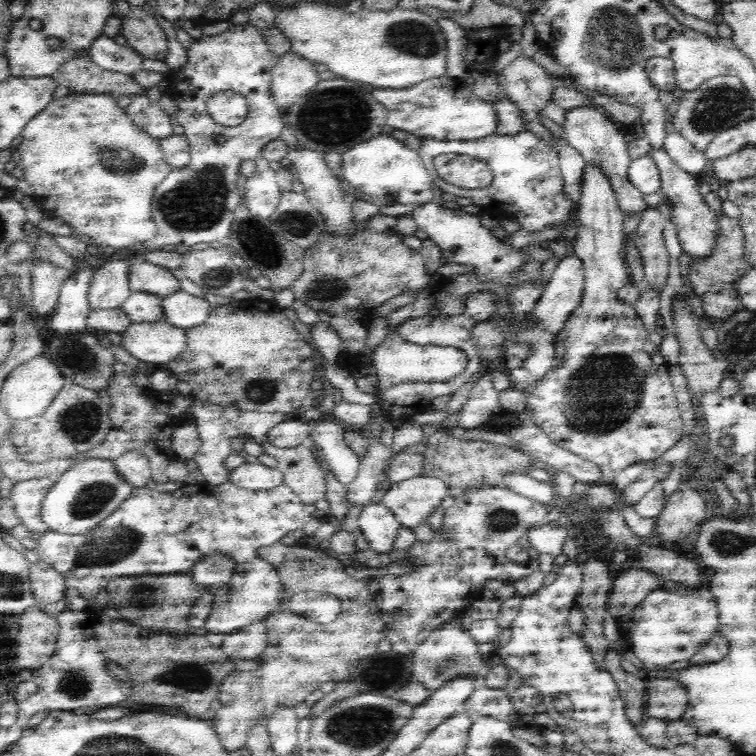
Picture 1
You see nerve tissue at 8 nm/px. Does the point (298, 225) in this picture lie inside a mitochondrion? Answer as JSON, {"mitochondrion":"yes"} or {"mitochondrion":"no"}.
{"mitochondrion":"yes"}

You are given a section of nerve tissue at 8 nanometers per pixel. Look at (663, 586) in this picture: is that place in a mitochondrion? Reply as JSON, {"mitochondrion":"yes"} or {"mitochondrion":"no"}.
{"mitochondrion":"no"}

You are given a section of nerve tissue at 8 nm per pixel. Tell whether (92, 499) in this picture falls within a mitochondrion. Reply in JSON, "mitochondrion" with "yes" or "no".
{"mitochondrion":"yes"}

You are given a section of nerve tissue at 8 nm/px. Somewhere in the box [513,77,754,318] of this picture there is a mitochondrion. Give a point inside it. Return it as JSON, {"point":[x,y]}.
{"point":[721,105]}

